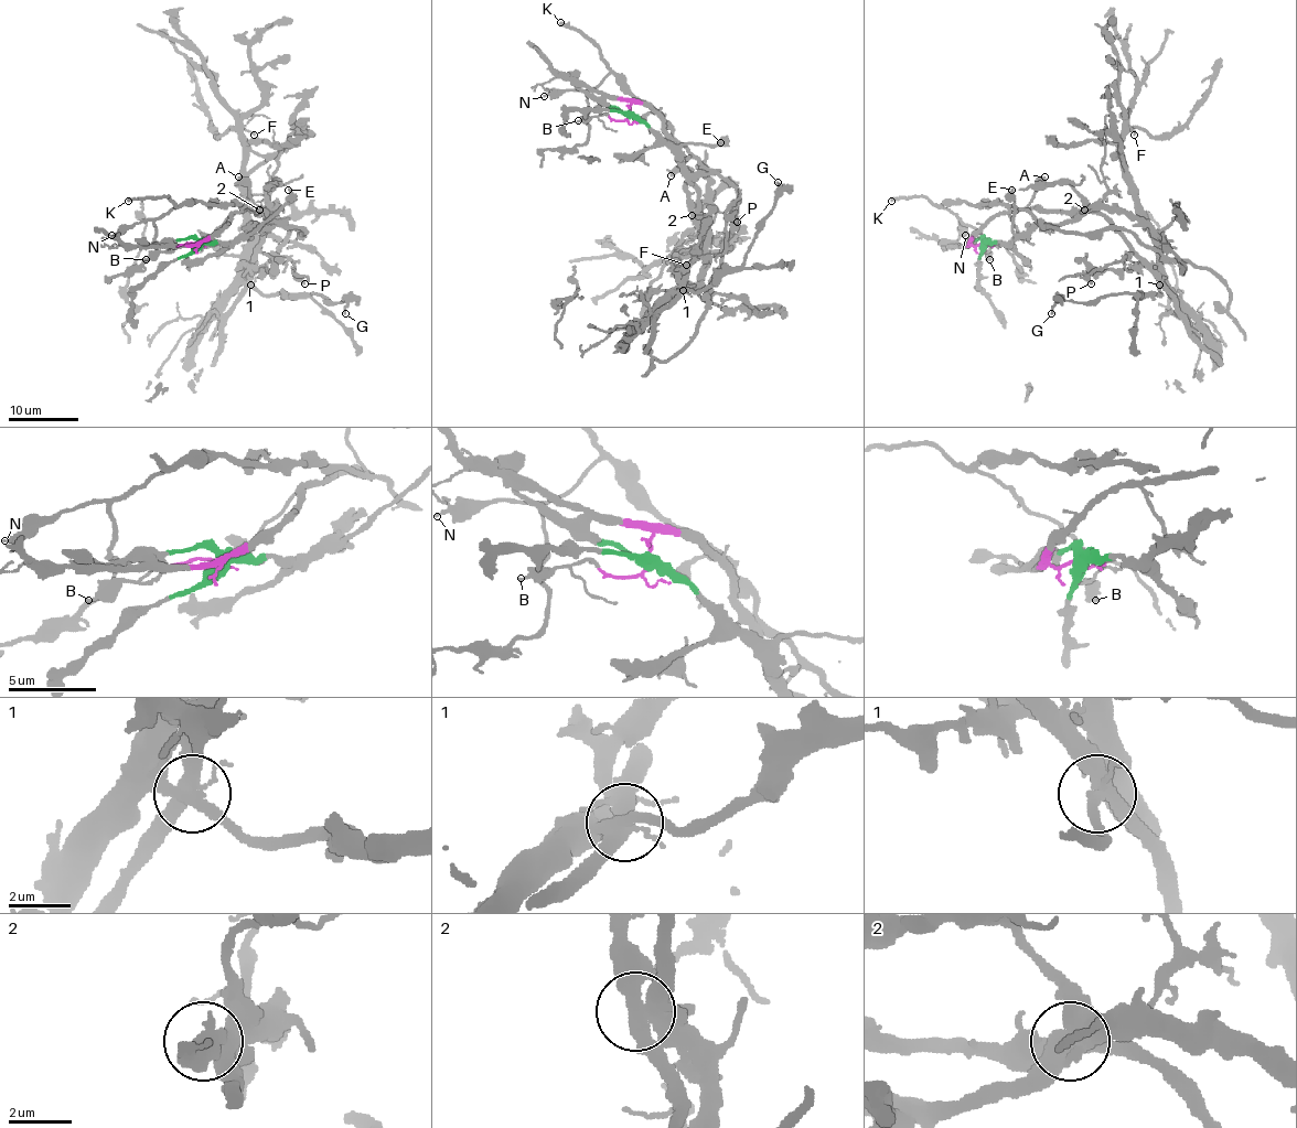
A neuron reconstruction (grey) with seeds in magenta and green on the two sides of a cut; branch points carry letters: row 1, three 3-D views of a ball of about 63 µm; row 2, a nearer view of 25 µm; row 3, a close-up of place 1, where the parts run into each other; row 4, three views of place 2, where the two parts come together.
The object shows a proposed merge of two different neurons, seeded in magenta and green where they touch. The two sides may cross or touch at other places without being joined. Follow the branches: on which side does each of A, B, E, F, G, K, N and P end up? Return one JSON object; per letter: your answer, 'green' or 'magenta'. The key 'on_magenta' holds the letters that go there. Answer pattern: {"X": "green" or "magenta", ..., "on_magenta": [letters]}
{"A": "magenta", "B": "magenta", "E": "green", "F": "green", "G": "green", "K": "magenta", "N": "magenta", "P": "magenta", "on_magenta": ["A", "B", "K", "N", "P"]}

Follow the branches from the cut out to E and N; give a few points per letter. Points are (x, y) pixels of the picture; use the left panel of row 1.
E: (196, 244), (249, 236), (281, 208), (290, 194), (288, 189)
N: (196, 244), (211, 240), (240, 210), (240, 205), (184, 201), (158, 218), (145, 218), (111, 235)

